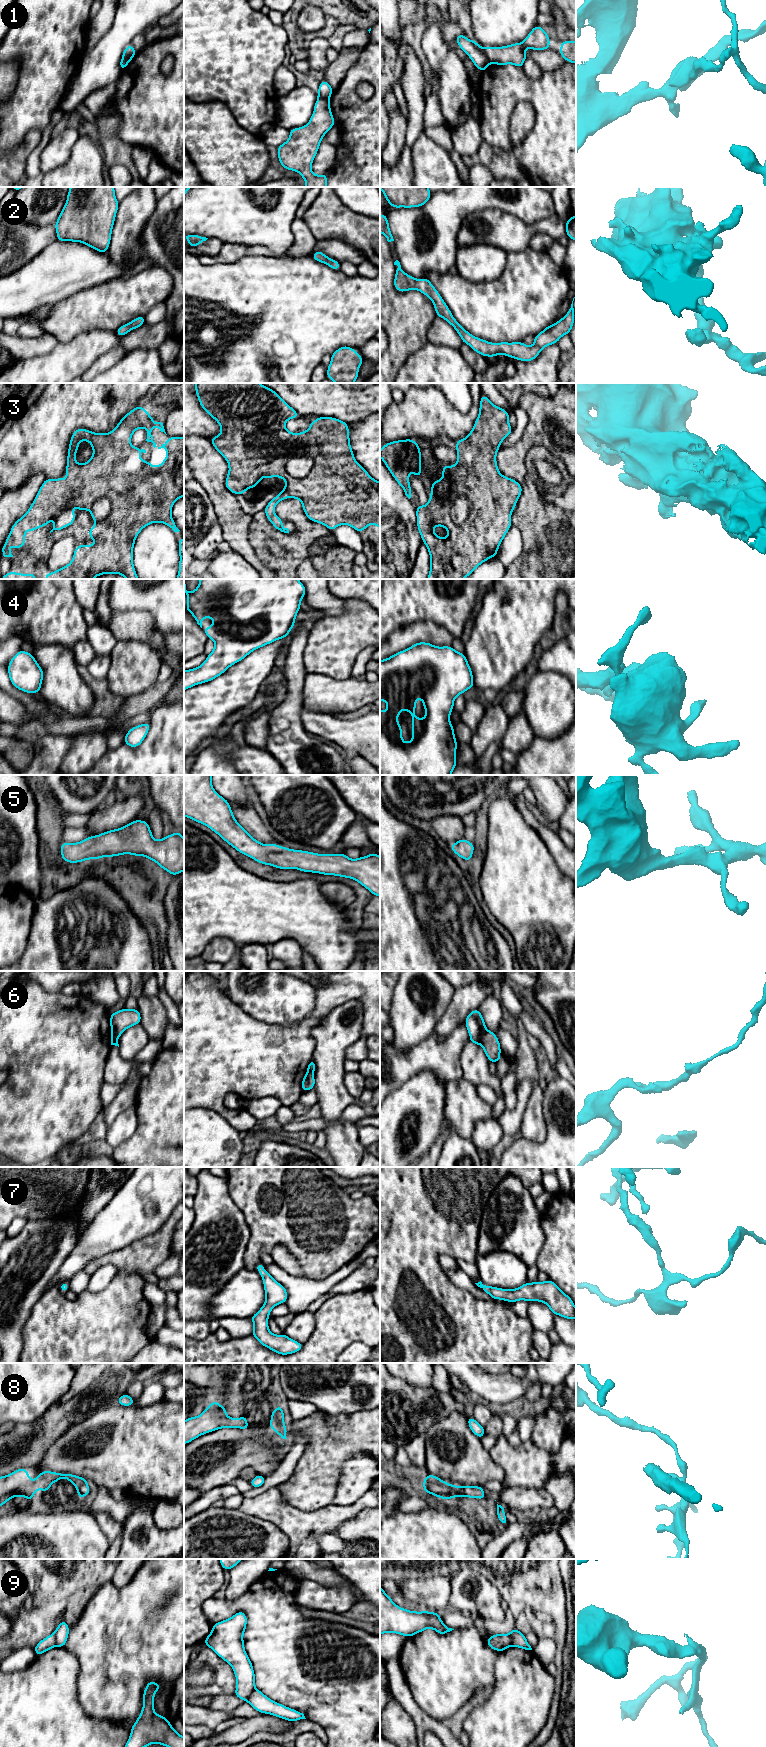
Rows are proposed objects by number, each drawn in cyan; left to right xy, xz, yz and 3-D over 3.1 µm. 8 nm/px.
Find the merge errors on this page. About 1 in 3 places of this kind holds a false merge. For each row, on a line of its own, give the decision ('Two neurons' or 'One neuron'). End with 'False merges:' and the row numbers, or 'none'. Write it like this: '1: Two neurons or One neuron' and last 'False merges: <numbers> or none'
1: Two neurons
2: One neuron
3: Two neurons
4: One neuron
5: One neuron
6: Two neurons
7: One neuron
8: Two neurons
9: Two neurons
False merges: 1, 3, 6, 8, 9

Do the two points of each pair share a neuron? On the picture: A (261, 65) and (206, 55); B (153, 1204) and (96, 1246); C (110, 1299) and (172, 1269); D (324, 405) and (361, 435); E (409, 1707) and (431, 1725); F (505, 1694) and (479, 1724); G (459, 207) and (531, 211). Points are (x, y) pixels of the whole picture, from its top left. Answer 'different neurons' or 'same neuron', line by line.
A: same neuron
B: same neuron
C: different neurons
D: different neurons
E: same neuron
F: same neuron
G: same neuron

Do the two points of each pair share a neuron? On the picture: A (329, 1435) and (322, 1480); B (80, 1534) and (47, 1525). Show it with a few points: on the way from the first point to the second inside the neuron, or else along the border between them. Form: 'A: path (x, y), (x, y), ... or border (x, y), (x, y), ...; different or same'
A: path (329, 1446), (322, 1460), (322, 1469); same
B: path (72, 1534), (55, 1530); same

